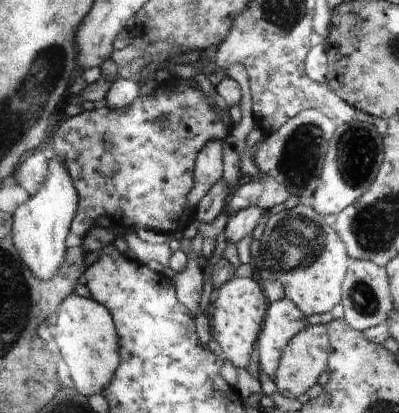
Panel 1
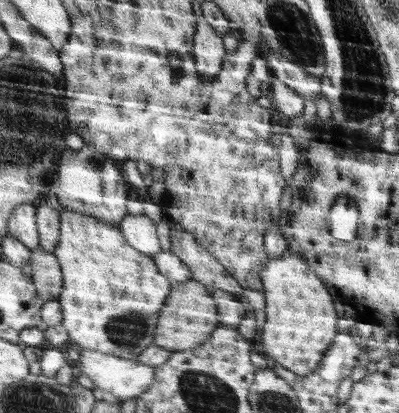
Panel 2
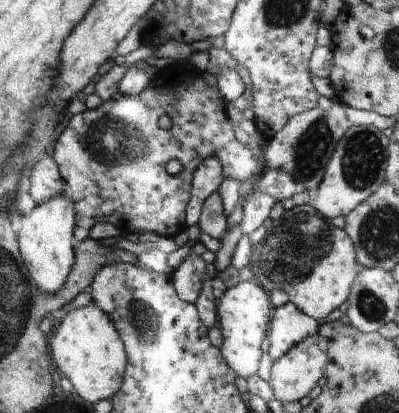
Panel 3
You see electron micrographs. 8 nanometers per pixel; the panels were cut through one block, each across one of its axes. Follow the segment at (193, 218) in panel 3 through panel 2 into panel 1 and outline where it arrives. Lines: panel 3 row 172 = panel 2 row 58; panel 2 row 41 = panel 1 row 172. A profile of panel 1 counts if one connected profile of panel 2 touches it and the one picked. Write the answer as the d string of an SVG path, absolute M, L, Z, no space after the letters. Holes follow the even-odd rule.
M213 140L209 142L199 158L197 158L197 170L195 170L195 188L189 196L191 202L191 212L199 206L199 202L209 194L209 190L223 180L223 140Z

